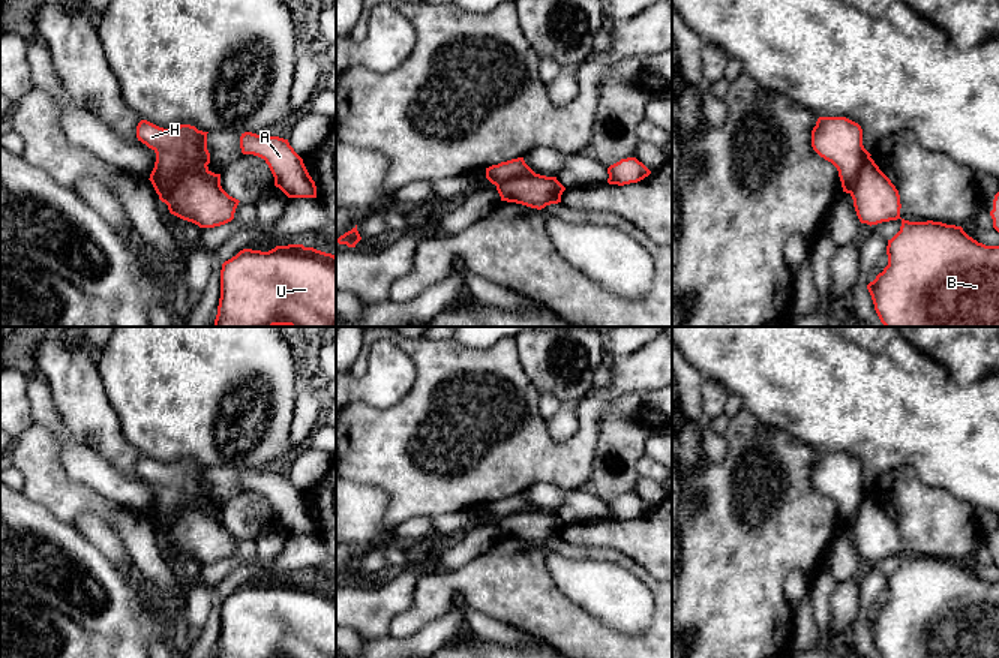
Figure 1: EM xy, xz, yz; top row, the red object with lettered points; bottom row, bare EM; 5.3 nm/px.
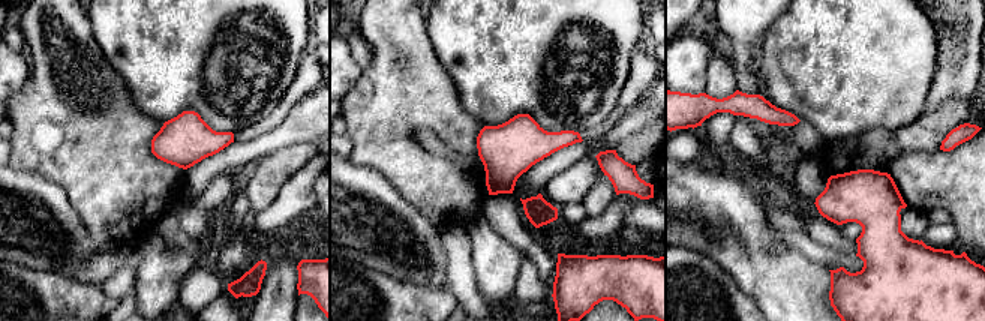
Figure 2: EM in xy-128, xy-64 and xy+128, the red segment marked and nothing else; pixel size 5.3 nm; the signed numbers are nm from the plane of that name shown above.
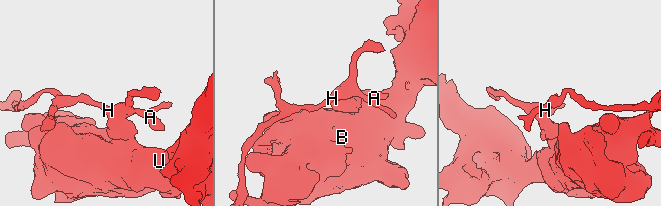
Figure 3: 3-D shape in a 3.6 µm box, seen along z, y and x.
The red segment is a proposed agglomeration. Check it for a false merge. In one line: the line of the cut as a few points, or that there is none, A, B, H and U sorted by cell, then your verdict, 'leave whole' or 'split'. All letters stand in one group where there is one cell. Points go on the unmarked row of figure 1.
cut in xy along (206, 501), (183, 507), (159, 534); A H / B U; split

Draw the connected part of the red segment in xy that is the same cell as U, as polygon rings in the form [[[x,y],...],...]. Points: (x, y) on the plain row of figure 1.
[[[303,580],[276,582],[268,588],[240,586],[222,600],[214,658],[336,658],[336,592]]]

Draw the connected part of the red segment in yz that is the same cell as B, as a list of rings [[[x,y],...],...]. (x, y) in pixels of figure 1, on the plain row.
[[[872,493],[861,502],[849,529],[861,559],[902,556],[900,567],[888,576],[888,601],[867,621],[880,658],[999,658],[999,582],[978,579],[962,562],[902,555],[898,526]]]

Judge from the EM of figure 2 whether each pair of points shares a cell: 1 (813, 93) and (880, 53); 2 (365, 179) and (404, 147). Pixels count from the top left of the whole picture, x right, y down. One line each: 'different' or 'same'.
1: same
2: different

